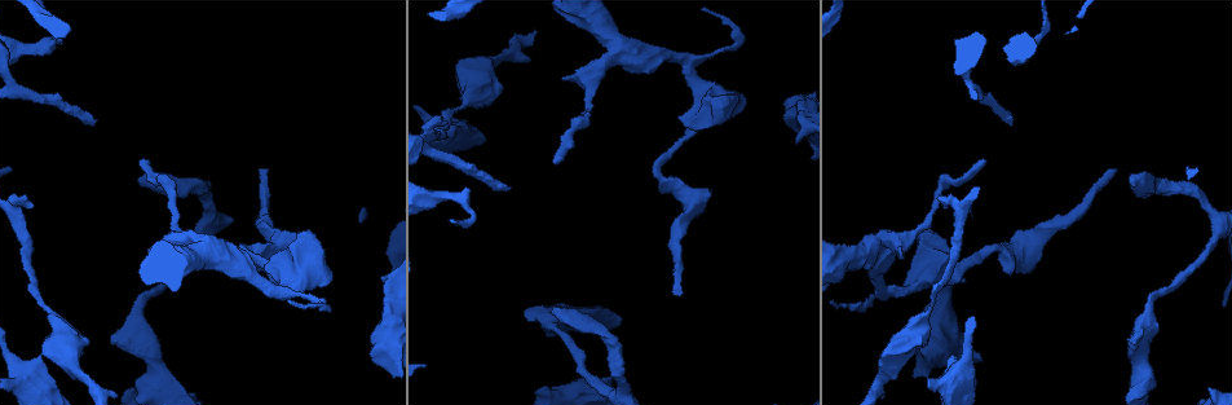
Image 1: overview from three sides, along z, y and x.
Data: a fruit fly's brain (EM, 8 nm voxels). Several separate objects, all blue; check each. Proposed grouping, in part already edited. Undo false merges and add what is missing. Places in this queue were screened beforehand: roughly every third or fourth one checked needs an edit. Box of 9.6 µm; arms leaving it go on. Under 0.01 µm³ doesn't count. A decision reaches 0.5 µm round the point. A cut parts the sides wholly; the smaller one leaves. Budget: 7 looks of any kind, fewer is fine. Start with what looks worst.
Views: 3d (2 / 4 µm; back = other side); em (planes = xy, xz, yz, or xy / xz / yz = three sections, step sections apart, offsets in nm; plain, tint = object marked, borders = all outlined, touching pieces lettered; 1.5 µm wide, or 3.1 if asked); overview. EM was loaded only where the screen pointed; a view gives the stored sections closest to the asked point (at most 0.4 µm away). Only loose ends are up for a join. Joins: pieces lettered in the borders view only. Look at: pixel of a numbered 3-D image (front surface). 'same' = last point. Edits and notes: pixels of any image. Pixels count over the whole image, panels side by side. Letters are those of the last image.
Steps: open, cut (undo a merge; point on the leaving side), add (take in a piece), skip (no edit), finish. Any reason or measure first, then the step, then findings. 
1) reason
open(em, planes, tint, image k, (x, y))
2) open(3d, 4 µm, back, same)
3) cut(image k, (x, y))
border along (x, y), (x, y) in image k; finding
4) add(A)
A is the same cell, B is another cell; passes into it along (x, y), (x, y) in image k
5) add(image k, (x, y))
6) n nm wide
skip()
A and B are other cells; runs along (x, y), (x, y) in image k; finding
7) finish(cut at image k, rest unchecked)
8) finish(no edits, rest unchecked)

open(3d, 2 µm, image 1, (1042, 36))

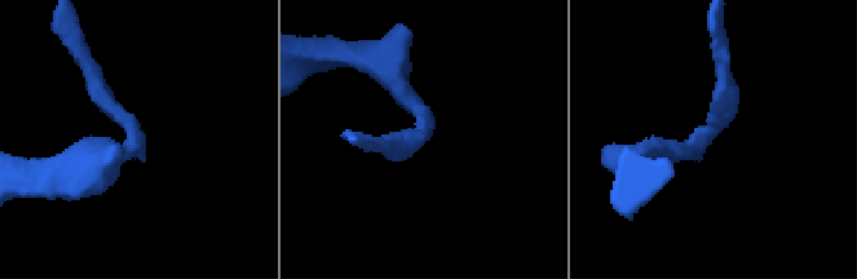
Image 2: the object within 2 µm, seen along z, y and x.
open(em, yz, step 8, tint, image 2, (708, 128))

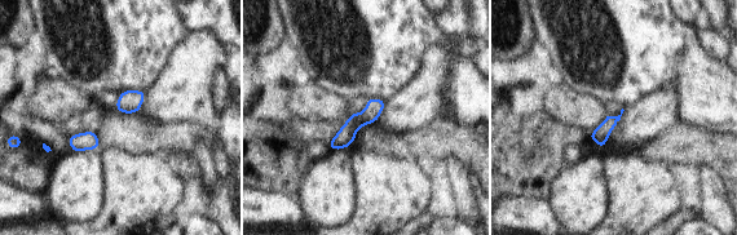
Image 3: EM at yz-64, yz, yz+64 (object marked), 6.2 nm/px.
another direction
open(em, planes, borders, same)

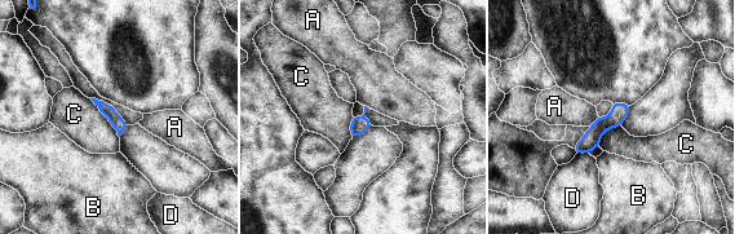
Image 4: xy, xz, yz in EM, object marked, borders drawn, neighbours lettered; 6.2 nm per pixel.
90 nm wide
skip()
A, B, C and D are other cells; runs along (625, 106), (578, 149) in image 4; one neuron here

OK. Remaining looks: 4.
thick end
open(em, planes, plain, image 1, (110, 341))

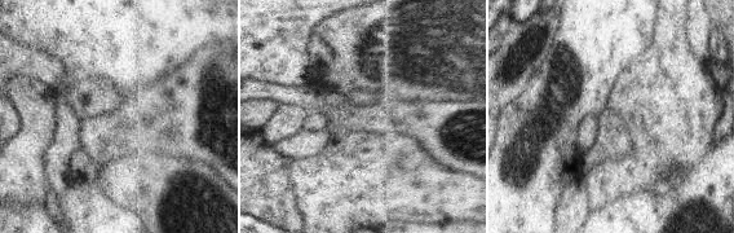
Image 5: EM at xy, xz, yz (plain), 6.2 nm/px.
what lies round it
open(em, planes, borders, same)

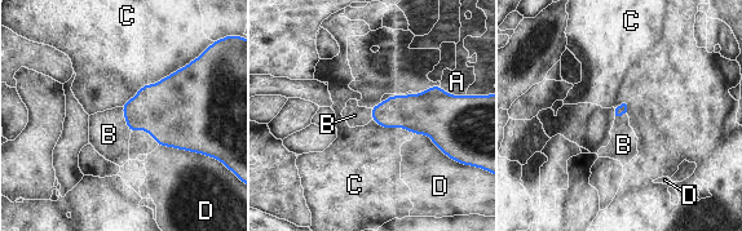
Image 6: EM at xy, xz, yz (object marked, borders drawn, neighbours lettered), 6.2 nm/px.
add(B)
B is the same cell, A, C and D are other cells; passes into it along (164, 110), (126, 120), (109, 134) in image 6; the neuron continues

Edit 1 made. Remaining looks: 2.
abrupt turn
open(em, xy, step 4, borders, image 1, (863, 303))

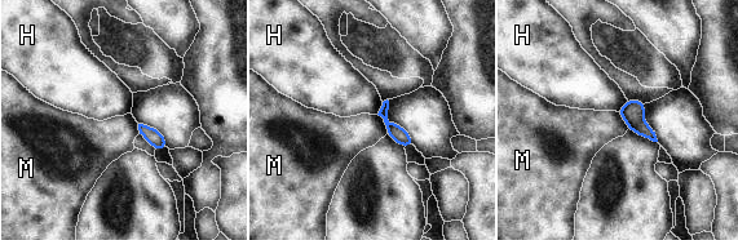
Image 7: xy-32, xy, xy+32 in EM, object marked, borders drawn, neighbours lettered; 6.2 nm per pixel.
skip()
H and M are other cells; border along (378, 114), (383, 119), (388, 133) in image 7; all the same neuron

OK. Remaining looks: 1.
finish(add at image 6, rest unchecked)

